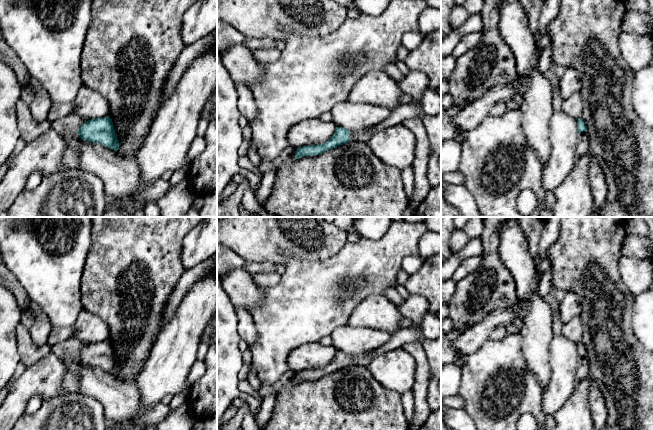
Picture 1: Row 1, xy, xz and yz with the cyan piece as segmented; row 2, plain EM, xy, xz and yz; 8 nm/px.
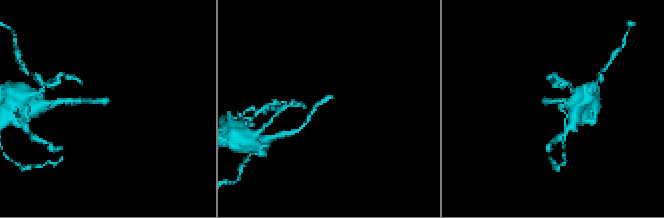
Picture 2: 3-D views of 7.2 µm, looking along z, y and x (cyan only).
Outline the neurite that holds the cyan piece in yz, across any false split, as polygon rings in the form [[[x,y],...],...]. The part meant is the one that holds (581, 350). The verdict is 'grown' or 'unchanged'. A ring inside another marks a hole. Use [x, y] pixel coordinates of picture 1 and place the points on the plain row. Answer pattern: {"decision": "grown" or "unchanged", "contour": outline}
{"decision": "grown", "contour": [[[582,342],[577,343],[577,353],[578,353],[578,368],[576,371],[576,382],[579,382],[588,376],[590,376],[589,371],[589,358],[587,355],[587,350],[585,349]]]}

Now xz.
{"decision": "grown", "contour": [[[420,325],[417,327],[410,326],[400,329],[393,333],[390,340],[384,345],[367,353],[349,355],[341,351],[336,351],[334,359],[326,367],[297,372],[295,375],[295,382],[299,383],[304,380],[320,379],[325,375],[350,365],[368,366],[375,356],[385,354],[397,348],[402,348],[404,344],[413,342],[416,339],[416,330],[420,331]]]}

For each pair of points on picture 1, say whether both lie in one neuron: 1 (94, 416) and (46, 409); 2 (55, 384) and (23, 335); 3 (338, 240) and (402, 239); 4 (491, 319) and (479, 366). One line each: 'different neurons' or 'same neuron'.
1: same neuron
2: different neurons
3: different neurons
4: different neurons

